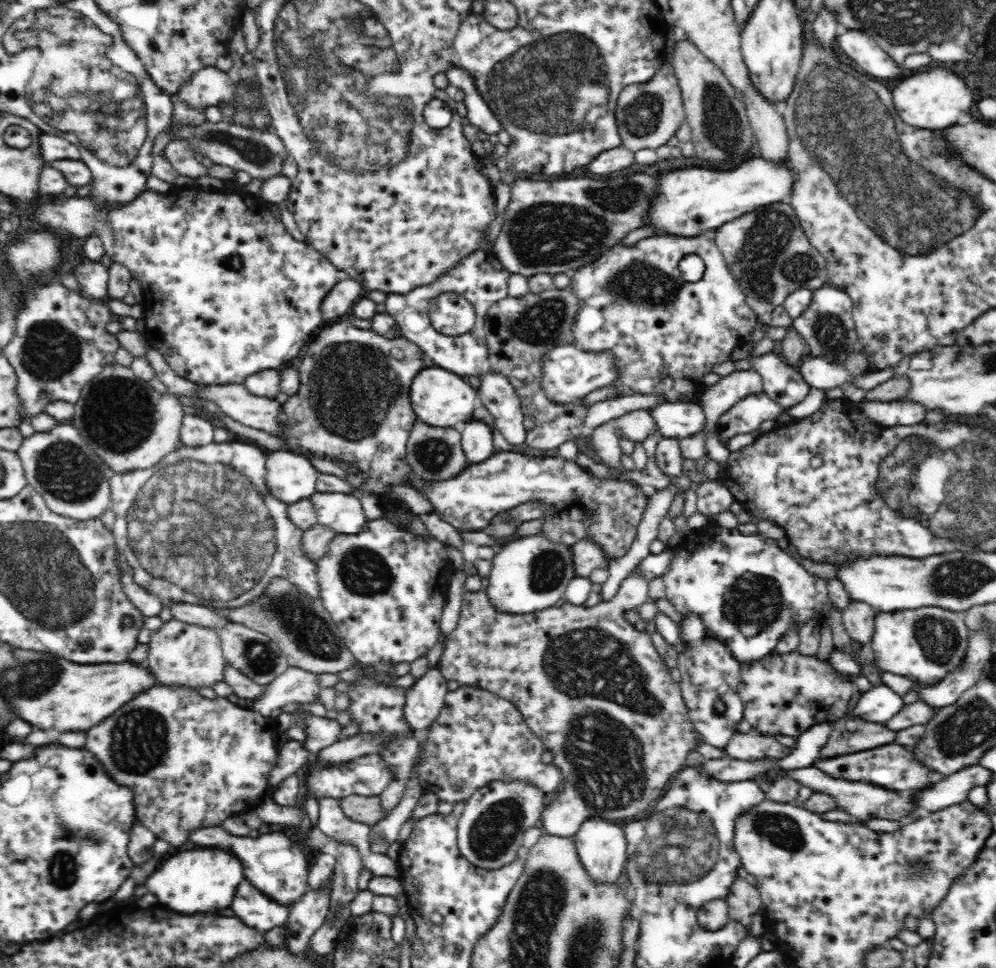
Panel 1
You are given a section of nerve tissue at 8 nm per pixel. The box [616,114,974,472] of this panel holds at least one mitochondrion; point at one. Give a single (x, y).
(768, 257)

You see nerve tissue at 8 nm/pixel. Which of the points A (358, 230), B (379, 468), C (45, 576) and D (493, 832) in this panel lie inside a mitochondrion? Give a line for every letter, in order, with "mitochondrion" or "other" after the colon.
A: other
B: other
C: mitochondrion
D: mitochondrion

